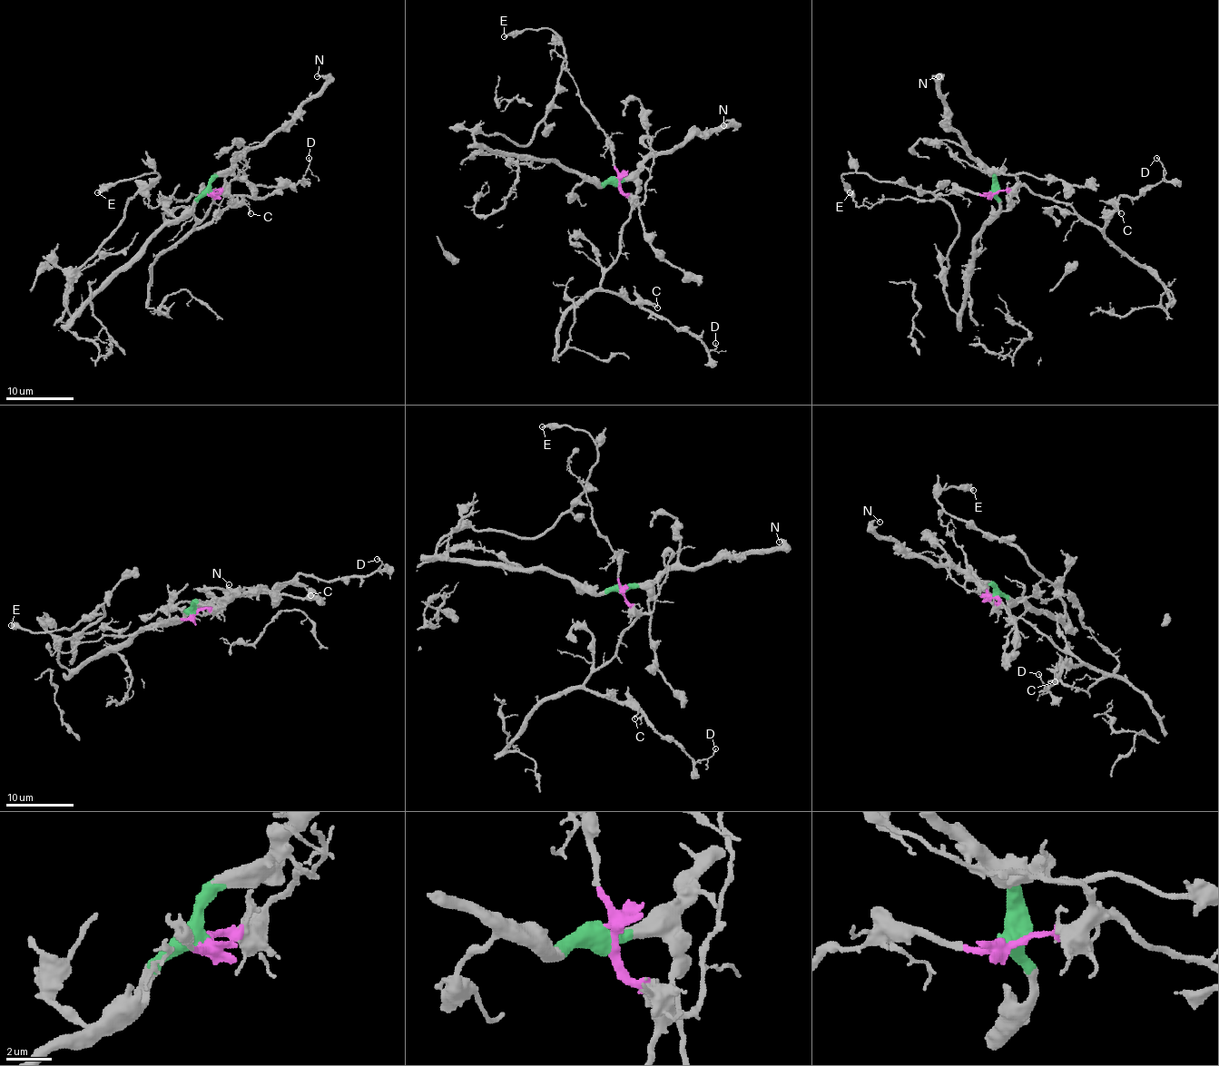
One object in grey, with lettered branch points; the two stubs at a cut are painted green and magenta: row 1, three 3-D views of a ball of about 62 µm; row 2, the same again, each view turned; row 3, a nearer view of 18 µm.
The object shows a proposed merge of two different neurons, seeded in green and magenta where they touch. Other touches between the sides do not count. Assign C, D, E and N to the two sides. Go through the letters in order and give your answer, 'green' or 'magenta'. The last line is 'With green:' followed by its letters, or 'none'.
C: magenta
D: magenta
E: green
N: green
With green: E, N

